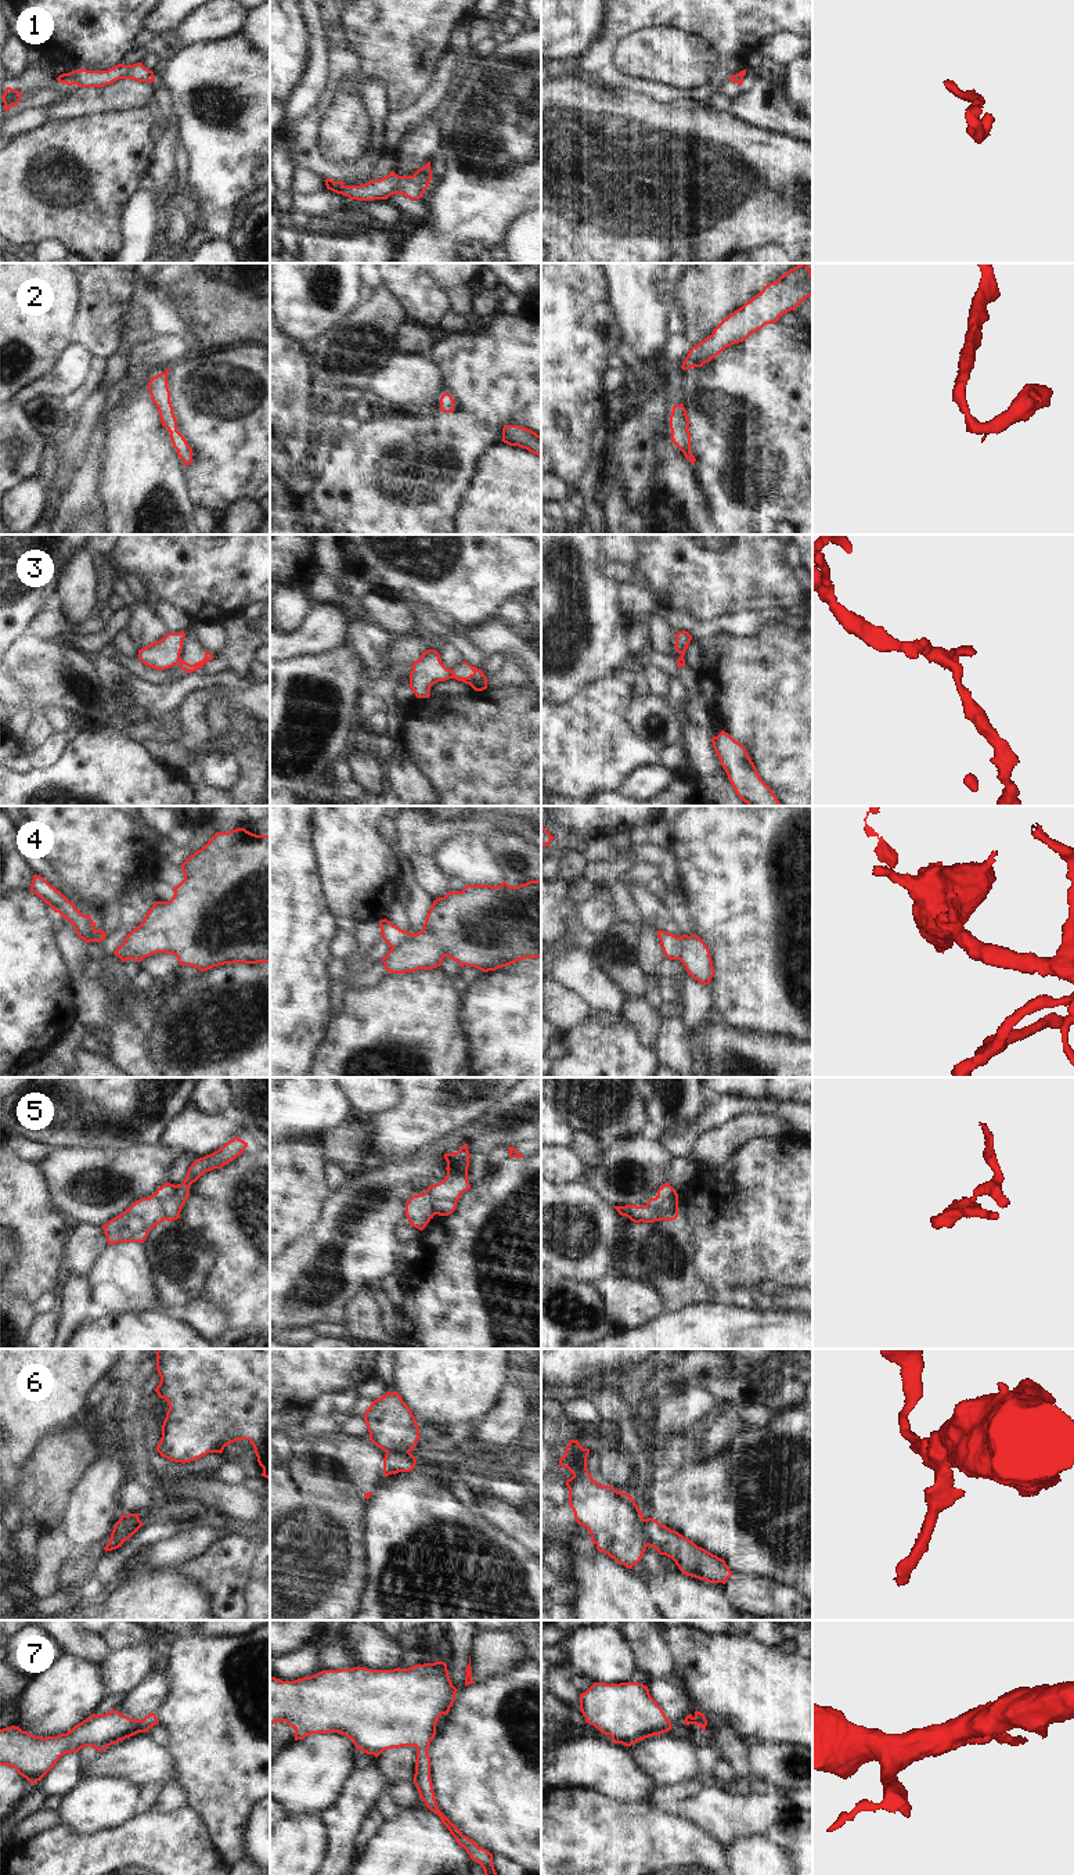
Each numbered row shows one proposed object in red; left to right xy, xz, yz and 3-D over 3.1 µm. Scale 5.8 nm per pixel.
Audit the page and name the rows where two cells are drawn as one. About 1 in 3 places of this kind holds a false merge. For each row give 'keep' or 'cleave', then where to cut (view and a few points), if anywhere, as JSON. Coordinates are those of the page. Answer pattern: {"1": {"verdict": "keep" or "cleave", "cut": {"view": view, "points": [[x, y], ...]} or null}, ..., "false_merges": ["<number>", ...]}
{"1": {"verdict": "keep", "cut": null}, "2": {"verdict": "keep", "cut": null}, "3": {"verdict": "cleave", "cut": {"view": "xz", "points": [[450, 670], [451, 677]]}}, "4": {"verdict": "cleave", "cut": {"view": "xy", "points": [[123, 940], [128, 956], [121, 958]]}}, "5": {"verdict": "cleave", "cut": {"view": "yz", "points": [[676, 1197], [676, 1210], [665, 1216]]}}, "6": {"verdict": "cleave", "cut": {"view": "yz", "points": [[644, 1519], [645, 1541], [648, 1544]]}}, "7": {"verdict": "keep", "cut": null}, "false_merges": ["3", "4", "5", "6"]}

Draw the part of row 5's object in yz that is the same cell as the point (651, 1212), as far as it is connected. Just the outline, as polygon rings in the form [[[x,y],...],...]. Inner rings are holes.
[[[668,1183],[663,1184],[657,1190],[657,1196],[650,1198],[644,1206],[626,1205],[613,1208],[619,1214],[628,1217],[634,1223],[653,1223],[660,1220],[671,1221],[678,1217],[678,1203],[673,1216],[664,1216],[660,1209],[667,1198],[675,1198],[678,1201],[677,1191]]]

